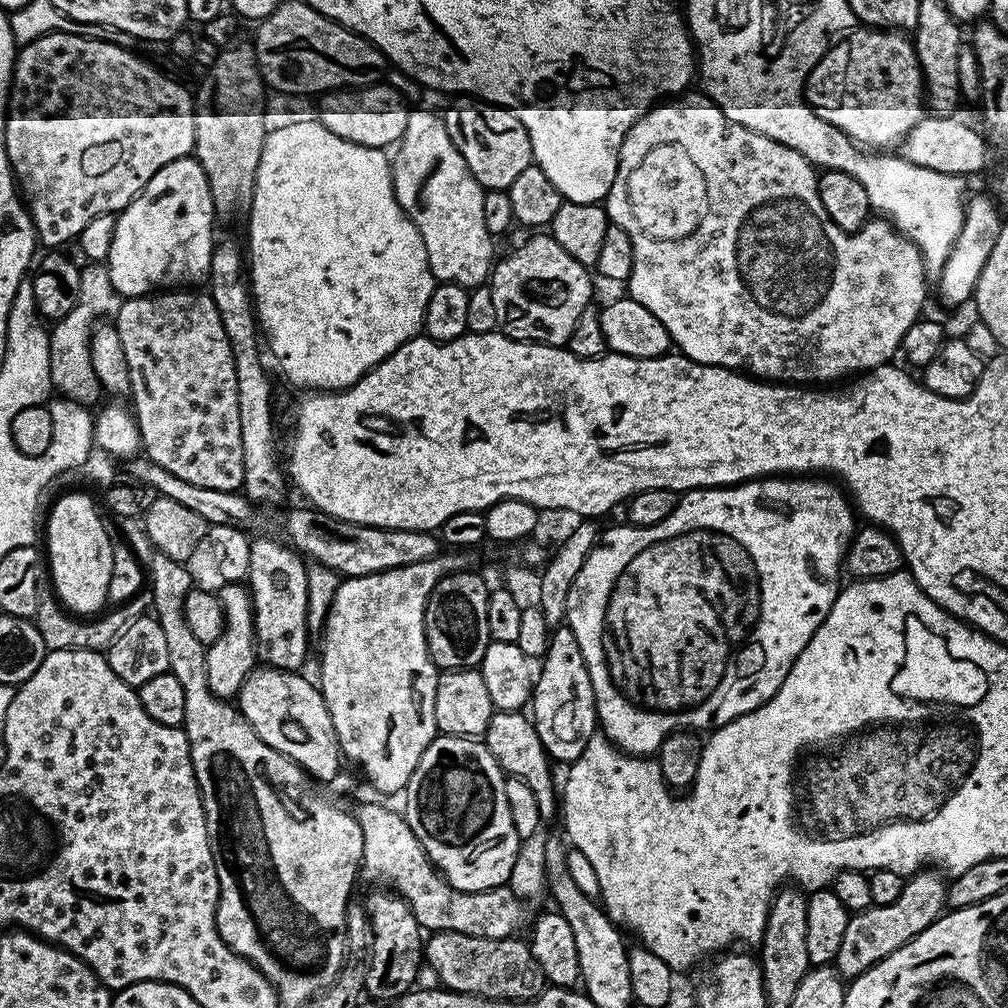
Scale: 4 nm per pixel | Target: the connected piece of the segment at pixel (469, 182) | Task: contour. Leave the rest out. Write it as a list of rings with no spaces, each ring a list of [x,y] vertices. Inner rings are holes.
[[[424,108],[418,109],[417,112],[416,109],[409,111],[406,134],[400,139],[395,152],[391,165],[396,201],[402,206],[404,214],[412,219],[418,234],[422,234],[432,275],[437,281],[460,284],[469,290],[481,287],[489,279],[494,267],[494,255],[492,256],[494,237],[486,230],[486,221],[482,218],[485,189],[481,188],[474,178],[470,166],[466,166],[466,158],[462,158],[458,146],[454,146],[444,125],[443,115],[436,113],[435,116]]]

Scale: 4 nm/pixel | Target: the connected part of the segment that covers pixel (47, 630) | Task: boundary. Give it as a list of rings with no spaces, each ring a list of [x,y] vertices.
[[[46,570],[40,579],[38,610],[34,617],[34,623],[38,634],[42,634],[42,642],[48,652],[54,650],[90,650],[91,652],[103,653],[120,637],[122,630],[126,630],[126,626],[130,626],[130,622],[145,615],[149,608],[149,597],[141,594],[133,600],[128,600],[125,604],[113,607],[111,609],[113,612],[105,611],[95,618],[85,618],[83,615],[73,614],[60,603],[60,597],[57,596],[56,590],[52,586],[51,571]]]

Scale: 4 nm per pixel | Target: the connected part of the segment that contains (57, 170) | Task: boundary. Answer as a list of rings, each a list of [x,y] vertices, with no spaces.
[[[51,32],[34,42],[23,45],[17,51],[16,63],[12,65],[12,87],[8,94],[8,110],[3,117],[2,135],[6,138],[6,154],[16,178],[16,187],[32,217],[36,227],[36,238],[41,245],[64,246],[67,240],[75,241],[86,222],[94,222],[94,218],[118,214],[134,199],[137,194],[166,166],[175,160],[183,160],[192,152],[194,146],[194,114],[196,106],[191,91],[187,92],[176,80],[163,76],[154,65],[140,56],[135,56],[128,48],[120,44],[111,44],[111,39],[91,40],[85,36],[75,36],[65,32]]]

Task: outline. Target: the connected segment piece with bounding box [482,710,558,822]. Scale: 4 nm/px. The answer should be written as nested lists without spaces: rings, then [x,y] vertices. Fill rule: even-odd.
[[[493,711],[490,726],[484,732],[483,743],[488,745],[490,754],[500,764],[508,776],[518,778],[530,786],[534,798],[538,801],[538,814],[541,821],[548,822],[552,815],[558,812],[558,780],[552,777],[553,761],[538,738],[538,730],[531,719],[523,711],[501,712]]]

